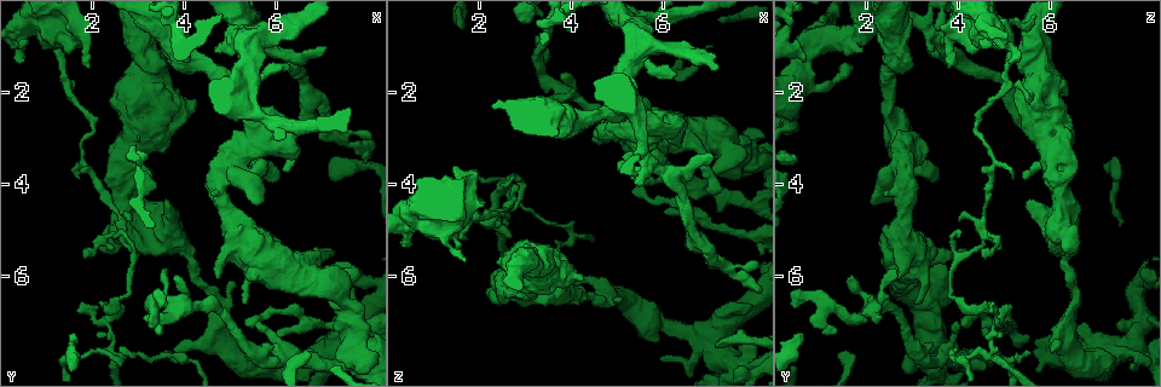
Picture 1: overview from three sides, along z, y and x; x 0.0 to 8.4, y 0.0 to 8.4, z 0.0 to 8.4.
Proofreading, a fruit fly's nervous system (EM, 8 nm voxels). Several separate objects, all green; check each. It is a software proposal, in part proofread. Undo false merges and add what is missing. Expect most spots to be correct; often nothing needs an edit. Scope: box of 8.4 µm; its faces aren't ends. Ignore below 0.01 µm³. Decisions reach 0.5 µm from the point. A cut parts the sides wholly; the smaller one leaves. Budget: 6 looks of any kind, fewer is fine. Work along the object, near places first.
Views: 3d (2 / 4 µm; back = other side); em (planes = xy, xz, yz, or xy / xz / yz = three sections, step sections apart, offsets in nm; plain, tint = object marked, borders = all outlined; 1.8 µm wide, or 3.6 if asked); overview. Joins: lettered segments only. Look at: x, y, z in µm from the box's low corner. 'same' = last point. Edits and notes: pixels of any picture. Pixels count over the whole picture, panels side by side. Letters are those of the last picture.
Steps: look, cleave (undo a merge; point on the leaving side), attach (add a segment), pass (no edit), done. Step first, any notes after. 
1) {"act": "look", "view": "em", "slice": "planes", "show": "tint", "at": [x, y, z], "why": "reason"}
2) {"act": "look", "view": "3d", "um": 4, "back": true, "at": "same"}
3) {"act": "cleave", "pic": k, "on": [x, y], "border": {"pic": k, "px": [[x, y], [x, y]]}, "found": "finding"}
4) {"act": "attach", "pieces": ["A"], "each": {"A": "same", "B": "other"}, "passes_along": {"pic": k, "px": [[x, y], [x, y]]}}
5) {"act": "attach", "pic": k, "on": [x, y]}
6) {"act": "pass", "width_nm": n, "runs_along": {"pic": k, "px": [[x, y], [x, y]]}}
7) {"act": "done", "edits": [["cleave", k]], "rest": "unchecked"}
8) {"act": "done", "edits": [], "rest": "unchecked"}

{"act": "look", "view": "em", "um": 3.6, "slice": "xy", "step": 4, "show": "plain", "at": [1.65, 7.25, 0.55], "why": "end of a long branch"}

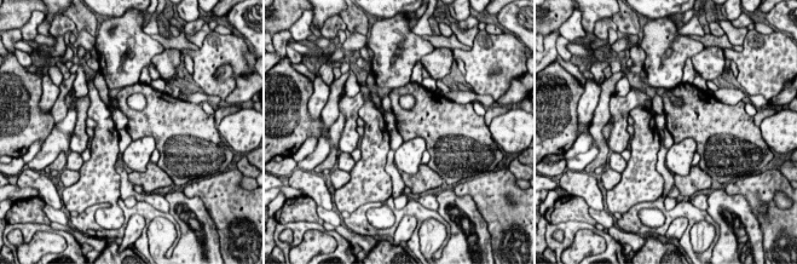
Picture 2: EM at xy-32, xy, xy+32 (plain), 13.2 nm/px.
{"act": "look", "view": "em", "um": 3.6, "slice": "xy", "step": 4, "show": "borders", "at": "same"}

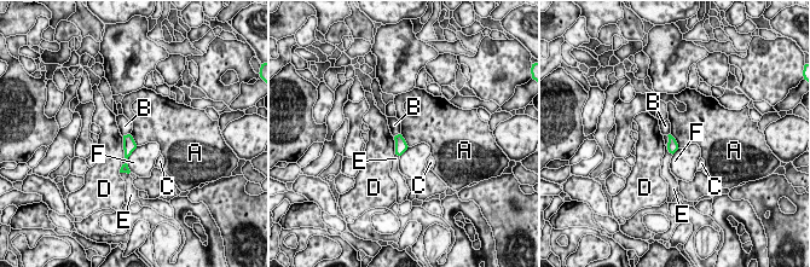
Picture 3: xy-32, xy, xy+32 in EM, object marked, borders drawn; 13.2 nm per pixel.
{"act": "pass", "longest_contact_nm": ["D", 280], "each": {"A": "other", "B": "other", "C": "other", "D": "other", "E": "other", "F": "other"}, "border": {"pic": 3, "px": [[670, 133], [678, 147]]}, "found": "none of them fits"}

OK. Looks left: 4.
{"act": "look", "view": "em", "slice": "planes", "show": "tint", "at": [2.60, 5.05, 4.55], "why": "arms part here"}

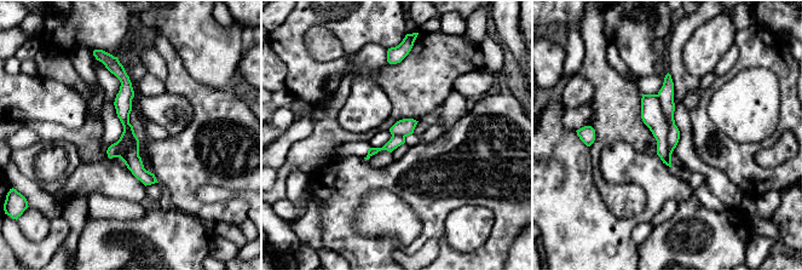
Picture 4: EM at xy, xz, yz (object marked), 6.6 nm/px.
{"act": "look", "view": "em", "slice": "planes", "show": "borders", "at": "same", "why": "see the neighbours"}

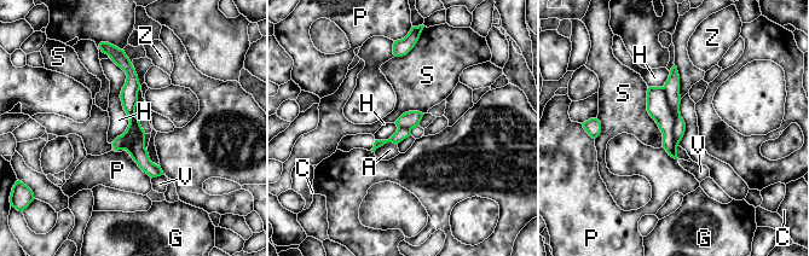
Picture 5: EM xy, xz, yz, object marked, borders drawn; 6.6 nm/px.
{"act": "cleave", "pic": 5, "on": [658, 108], "each": {"A": "other", "C": "other", "G": "other", "H": "other", "P": "other", "S": "other", "V": "other", "Z": "other"}, "border": {"pic": 5, "px": [[662, 87], [677, 144]]}, "found": "two cells meet here"}

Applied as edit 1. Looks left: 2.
{"act": "done", "edits": [["cleave", 5]], "rest": "unchecked"}

